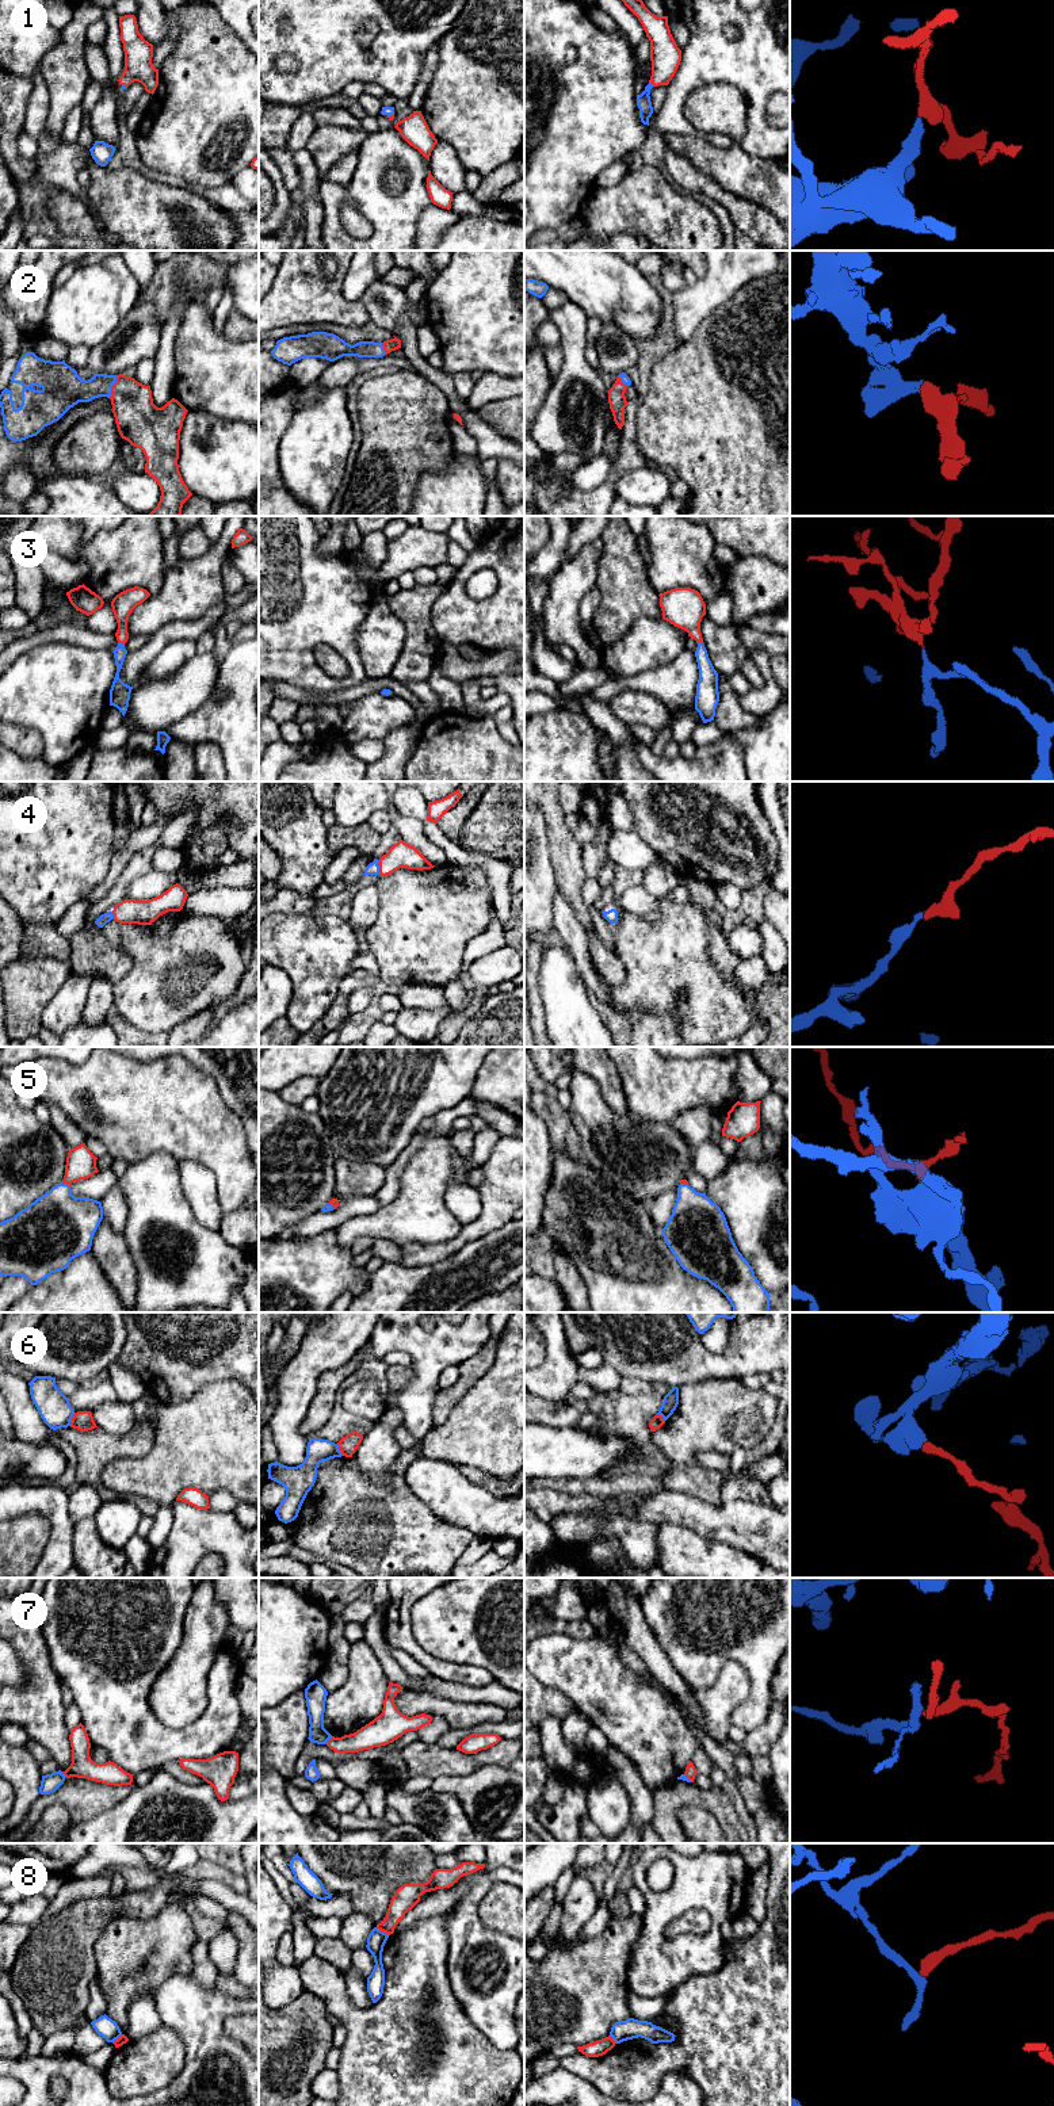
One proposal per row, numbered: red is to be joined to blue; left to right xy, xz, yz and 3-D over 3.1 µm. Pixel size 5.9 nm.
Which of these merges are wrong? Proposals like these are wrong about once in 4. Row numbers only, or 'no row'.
6, 7, 8

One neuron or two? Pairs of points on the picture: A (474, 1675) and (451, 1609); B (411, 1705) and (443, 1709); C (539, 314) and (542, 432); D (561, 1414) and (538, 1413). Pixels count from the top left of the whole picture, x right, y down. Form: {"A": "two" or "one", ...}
{"A": "two", "B": "one", "C": "two", "D": "one"}

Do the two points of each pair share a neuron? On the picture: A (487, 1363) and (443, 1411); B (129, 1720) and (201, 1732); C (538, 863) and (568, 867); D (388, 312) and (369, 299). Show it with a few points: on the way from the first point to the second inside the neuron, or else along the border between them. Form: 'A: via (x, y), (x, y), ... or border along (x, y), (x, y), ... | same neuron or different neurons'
A: via (474, 1372), (447, 1399) | same neuron
B: via (146, 1724), (160, 1738), (183, 1738) | same neuron
C: border along (545, 833), (558, 889) | different neurons
D: via (384, 308), (373, 299) | same neuron

